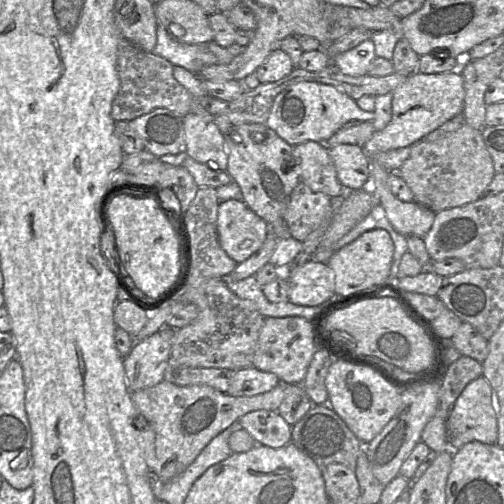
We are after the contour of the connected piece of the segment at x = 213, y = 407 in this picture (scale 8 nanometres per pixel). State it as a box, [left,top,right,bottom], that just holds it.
[131,380,288,482]

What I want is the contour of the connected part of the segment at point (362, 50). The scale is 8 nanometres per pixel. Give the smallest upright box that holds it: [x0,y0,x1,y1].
[331,39,376,76]

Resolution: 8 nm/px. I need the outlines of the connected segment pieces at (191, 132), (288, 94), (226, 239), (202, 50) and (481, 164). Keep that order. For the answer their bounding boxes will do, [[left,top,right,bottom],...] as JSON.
[[182,114,227,171],[265,81,373,147],[217,199,269,264],[152,23,217,74],[397,123,496,212]]

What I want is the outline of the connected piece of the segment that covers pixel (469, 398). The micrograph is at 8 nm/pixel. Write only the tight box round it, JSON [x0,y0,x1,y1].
[447,376,498,449]

